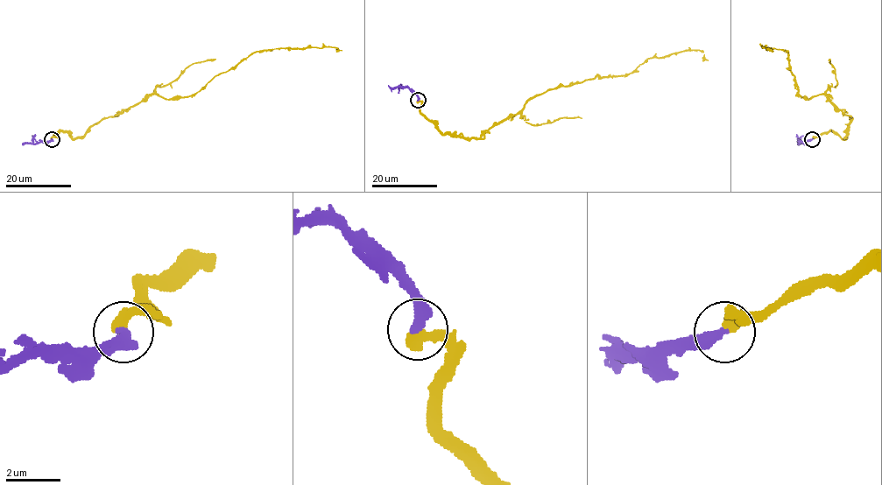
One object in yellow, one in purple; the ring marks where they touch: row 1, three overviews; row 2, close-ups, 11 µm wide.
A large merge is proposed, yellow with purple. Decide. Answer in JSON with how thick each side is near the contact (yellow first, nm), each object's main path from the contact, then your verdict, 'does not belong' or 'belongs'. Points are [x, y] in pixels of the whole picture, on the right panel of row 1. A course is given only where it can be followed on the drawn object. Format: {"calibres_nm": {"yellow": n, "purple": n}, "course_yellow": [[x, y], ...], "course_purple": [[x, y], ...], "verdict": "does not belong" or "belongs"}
{"calibres_nm": {"yellow": 400, "purple": 360}, "course_yellow": [[812, 138], [829, 131], [845, 138], [850, 116], [823, 94], [801, 96], [787, 52], [762, 46], [772, 50]], "course_purple": [[812, 139], [797, 144]], "verdict": "belongs"}

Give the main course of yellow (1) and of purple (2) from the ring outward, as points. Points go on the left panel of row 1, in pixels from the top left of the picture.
1: (52, 138), (59, 131), (83, 136), (103, 118), (152, 94), (191, 95), (256, 52), (342, 50)
2: (52, 139), (22, 144)

